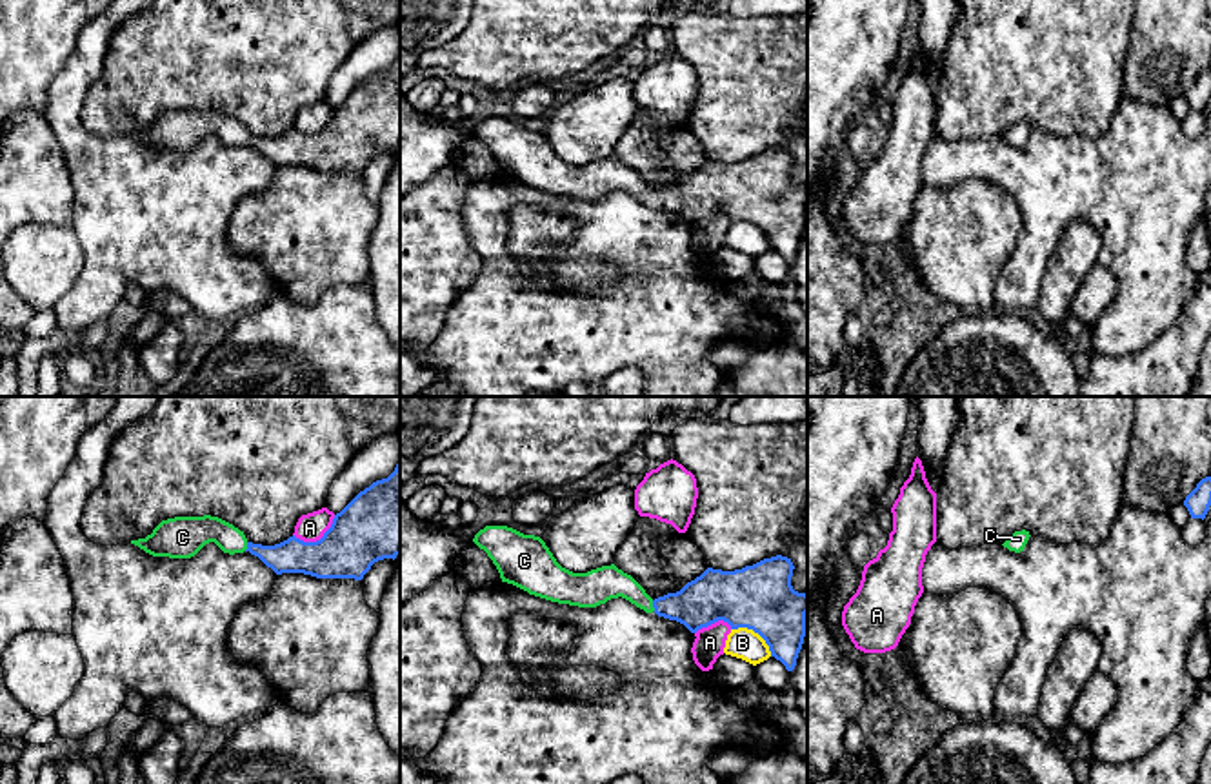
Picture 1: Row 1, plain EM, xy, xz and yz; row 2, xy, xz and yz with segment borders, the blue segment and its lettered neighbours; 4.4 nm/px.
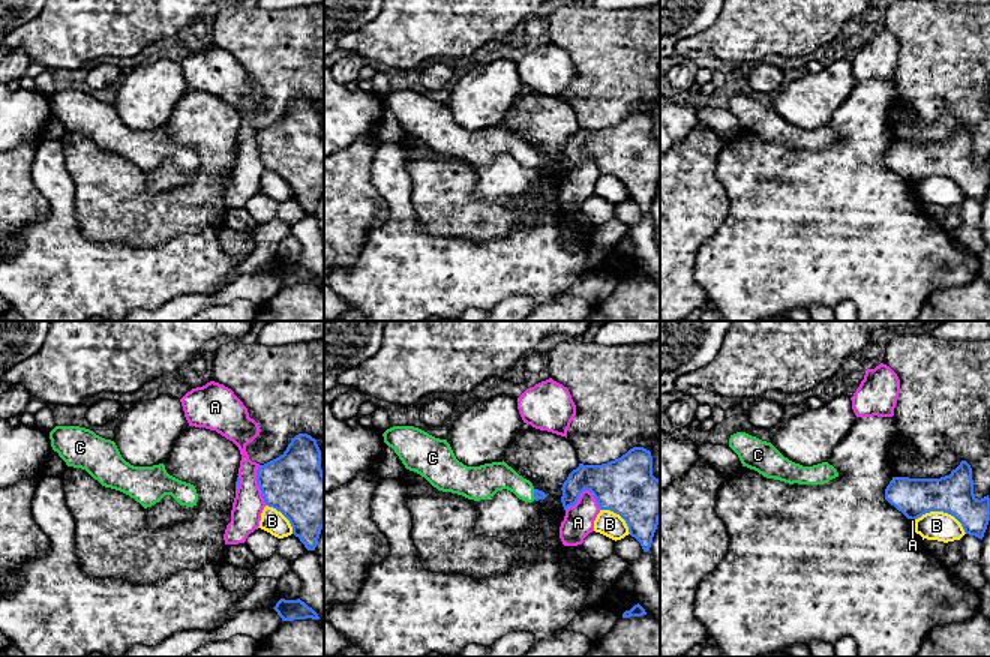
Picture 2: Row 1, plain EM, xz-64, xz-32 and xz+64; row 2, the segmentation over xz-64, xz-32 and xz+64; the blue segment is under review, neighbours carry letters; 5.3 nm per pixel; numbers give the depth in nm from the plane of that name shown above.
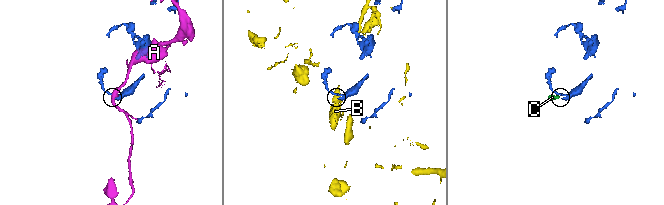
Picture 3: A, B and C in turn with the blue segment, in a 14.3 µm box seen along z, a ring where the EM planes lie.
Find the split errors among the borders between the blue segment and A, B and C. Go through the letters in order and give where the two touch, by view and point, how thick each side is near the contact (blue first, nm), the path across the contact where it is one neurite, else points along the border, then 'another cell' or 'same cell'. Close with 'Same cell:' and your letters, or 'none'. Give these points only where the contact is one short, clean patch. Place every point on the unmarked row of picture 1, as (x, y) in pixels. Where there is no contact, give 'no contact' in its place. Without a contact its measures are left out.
A: xy (317, 133) | 300/130 nm | another cell
B: xz (755, 224) | 300/140 nm | along xz (731, 221), (751, 221), (764, 233), (771, 248) | another cell
C: xz (653, 199) | 220/150 nm | across xz (708, 191), (695, 199), (653, 199), (626, 179), (606, 175) | same cell
Same cell: C

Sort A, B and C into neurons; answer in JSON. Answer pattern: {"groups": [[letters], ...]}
{"groups": [["A"], ["B"], ["C"]]}

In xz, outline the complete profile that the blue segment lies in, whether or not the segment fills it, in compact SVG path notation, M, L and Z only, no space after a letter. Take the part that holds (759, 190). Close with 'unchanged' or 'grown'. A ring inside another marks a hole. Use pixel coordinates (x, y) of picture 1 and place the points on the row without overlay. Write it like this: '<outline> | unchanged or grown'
M485 118L473 135L487 146L502 175L529 187L578 200L626 191L646 206L676 213L691 226L724 213L747 220L769 238L787 264L796 258L806 229L807 187L791 178L793 155L776 147L735 164L707 160L680 184L651 191L615 156L573 166L562 160L545 135L507 118Z | grown

